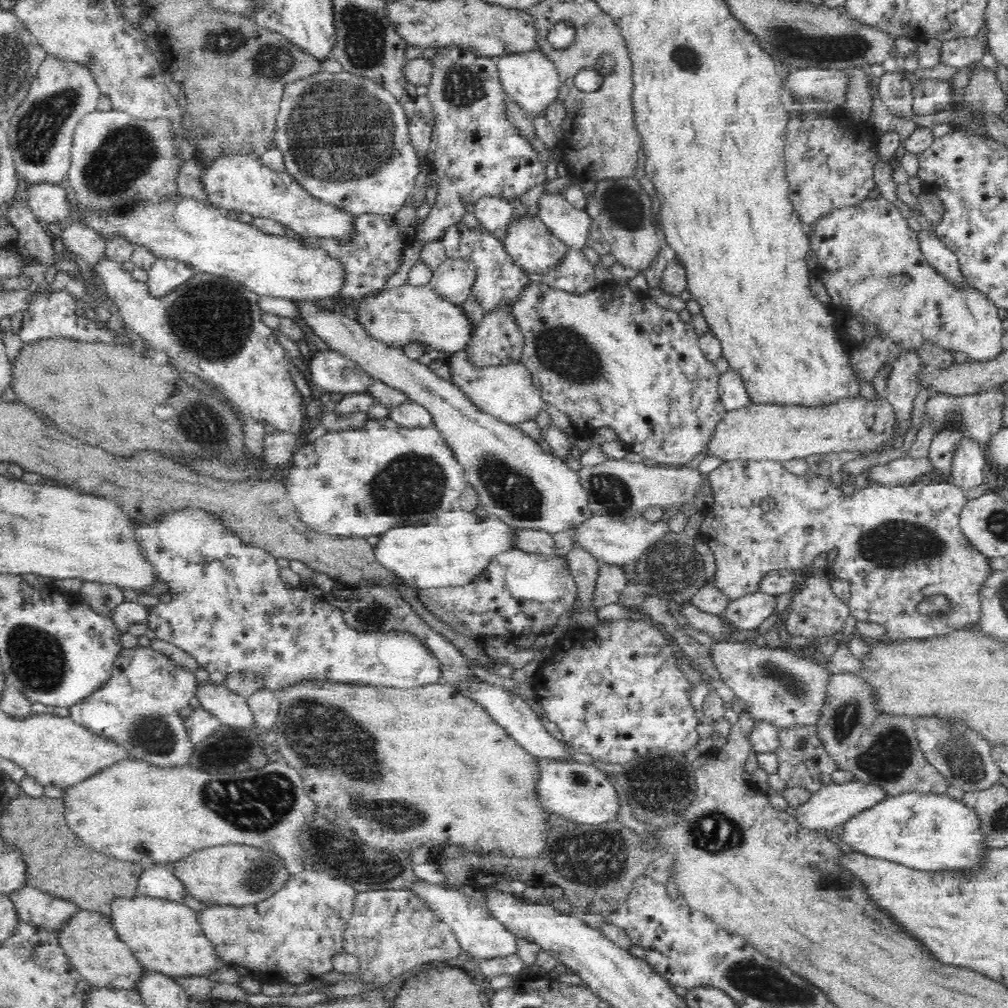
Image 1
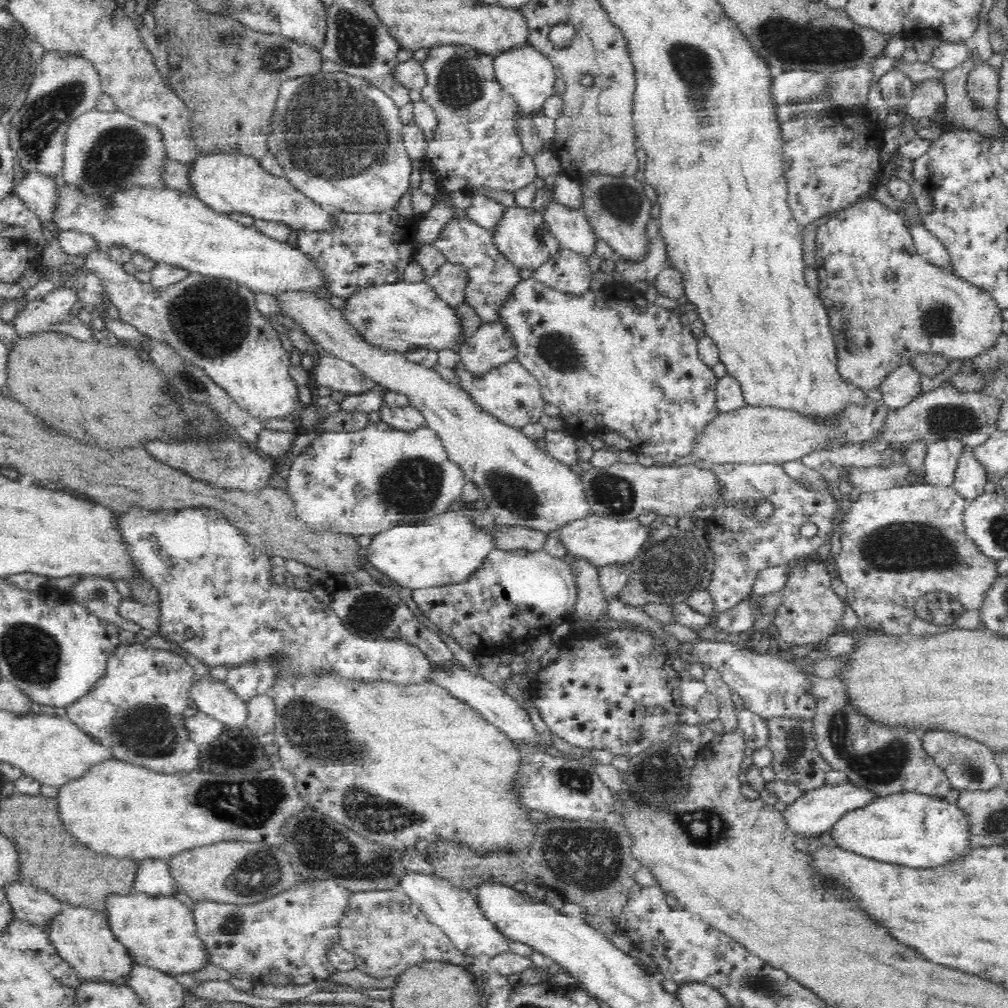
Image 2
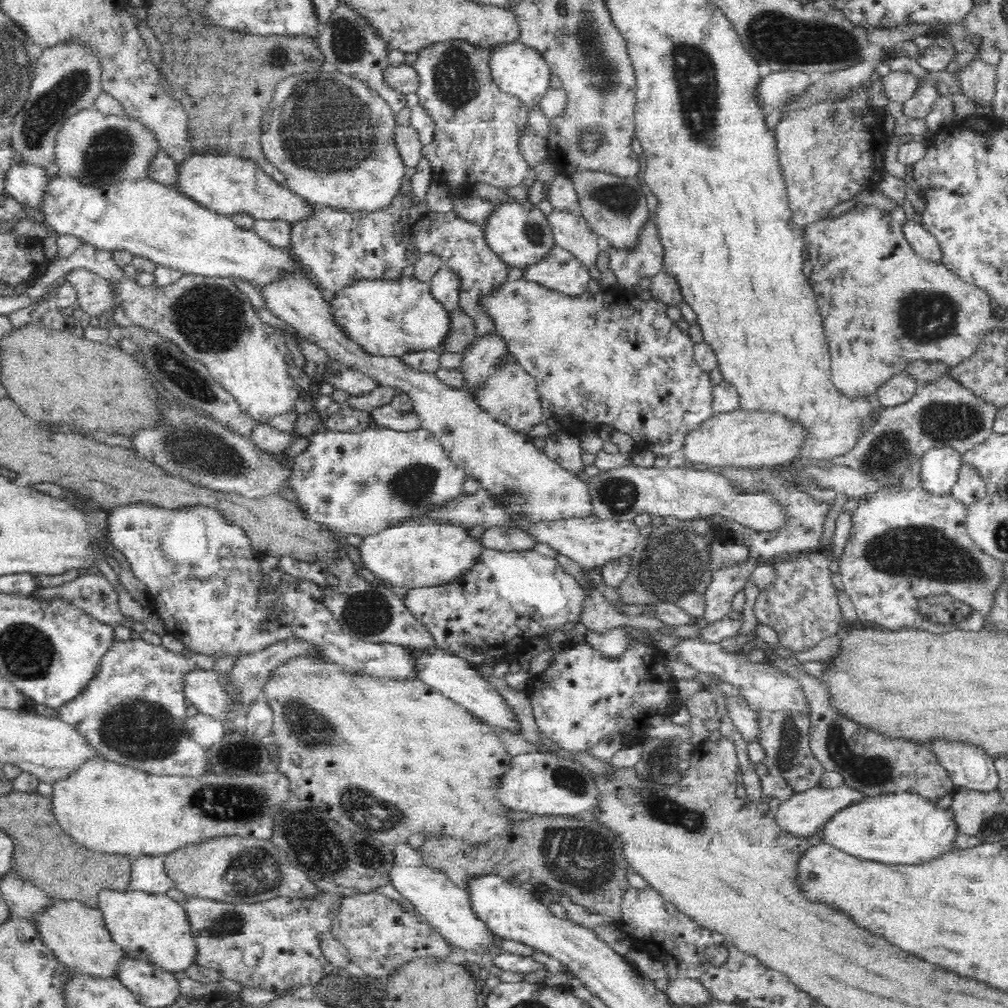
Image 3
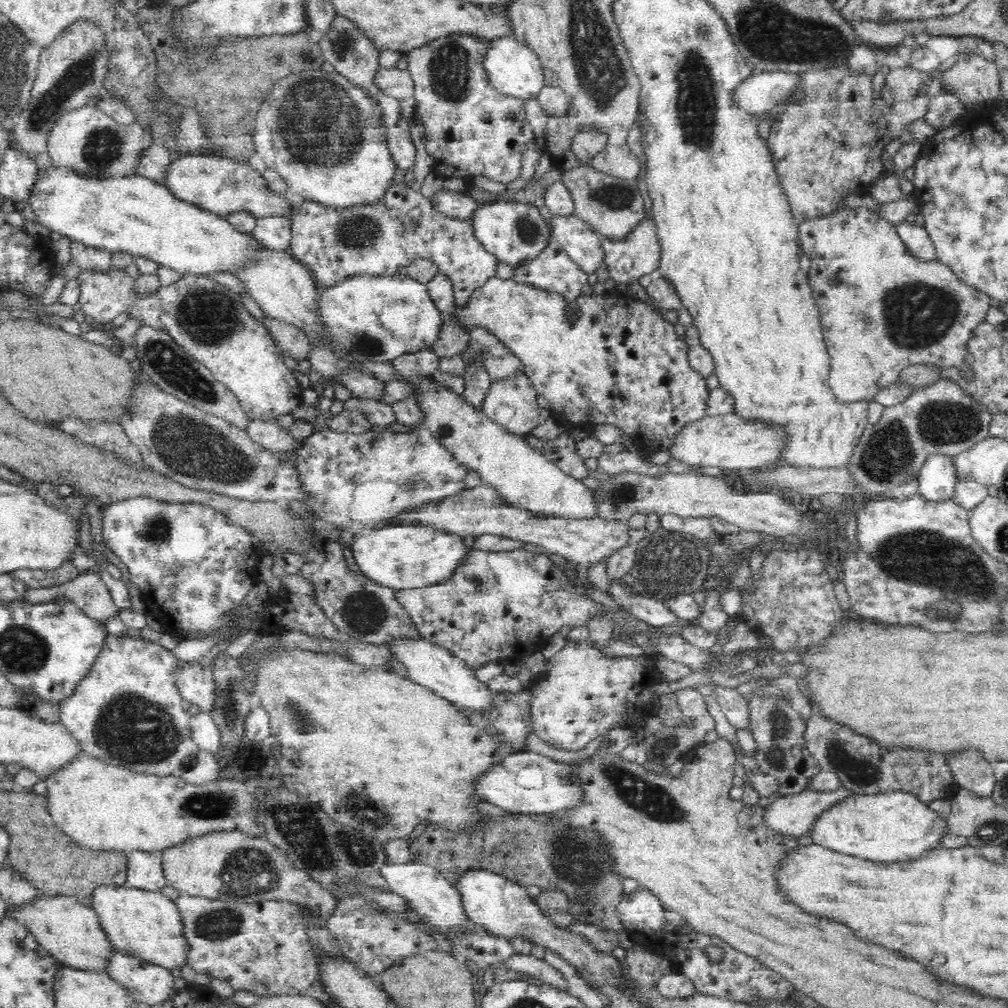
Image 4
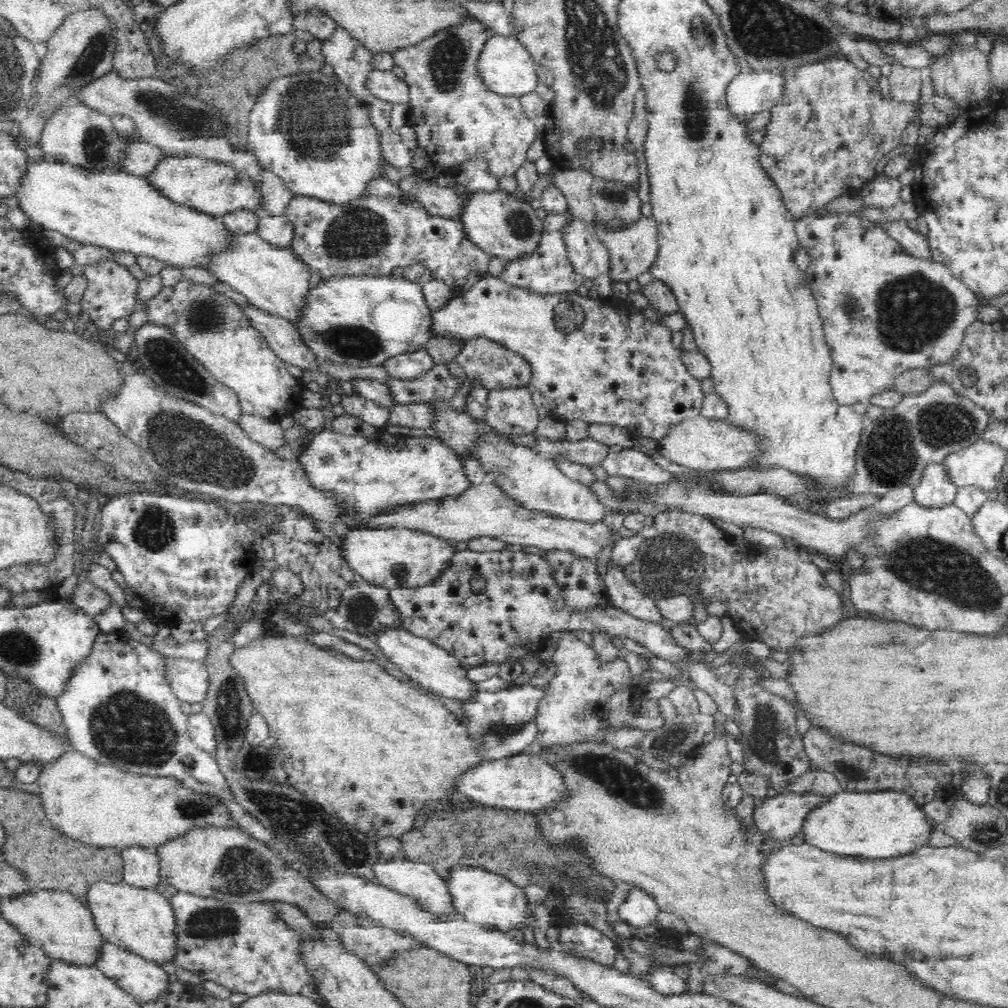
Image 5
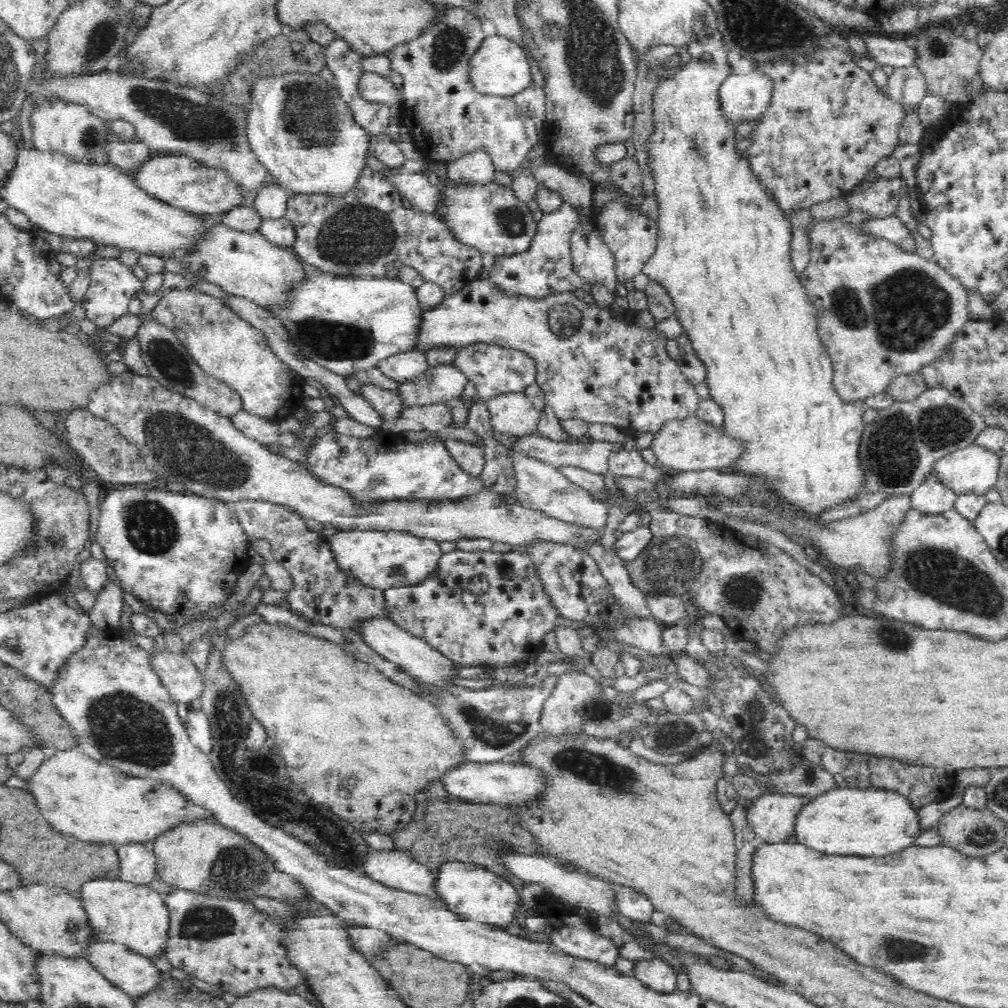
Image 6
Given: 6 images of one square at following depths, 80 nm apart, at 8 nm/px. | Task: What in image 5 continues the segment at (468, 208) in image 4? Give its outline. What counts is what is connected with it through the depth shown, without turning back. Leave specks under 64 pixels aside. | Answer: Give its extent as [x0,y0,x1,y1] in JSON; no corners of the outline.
[413,180,468,219]

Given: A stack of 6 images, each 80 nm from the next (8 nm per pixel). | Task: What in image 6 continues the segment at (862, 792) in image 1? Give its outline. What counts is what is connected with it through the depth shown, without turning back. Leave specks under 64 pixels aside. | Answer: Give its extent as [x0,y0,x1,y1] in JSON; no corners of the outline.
[748,792,814,844]

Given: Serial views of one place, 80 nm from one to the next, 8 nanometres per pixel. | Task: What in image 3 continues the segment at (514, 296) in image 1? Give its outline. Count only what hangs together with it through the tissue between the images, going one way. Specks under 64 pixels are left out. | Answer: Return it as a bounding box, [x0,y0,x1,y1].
[291,191,510,337]

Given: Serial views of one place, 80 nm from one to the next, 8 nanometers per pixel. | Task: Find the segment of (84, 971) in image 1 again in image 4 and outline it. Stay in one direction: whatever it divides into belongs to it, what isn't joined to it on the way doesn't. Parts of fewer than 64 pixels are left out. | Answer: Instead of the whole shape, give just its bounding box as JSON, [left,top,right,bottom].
[8,896,117,973]

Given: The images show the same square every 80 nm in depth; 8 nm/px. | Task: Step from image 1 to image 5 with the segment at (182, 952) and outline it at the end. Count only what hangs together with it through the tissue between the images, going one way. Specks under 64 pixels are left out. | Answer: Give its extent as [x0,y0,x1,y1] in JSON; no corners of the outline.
[87,882,180,965]

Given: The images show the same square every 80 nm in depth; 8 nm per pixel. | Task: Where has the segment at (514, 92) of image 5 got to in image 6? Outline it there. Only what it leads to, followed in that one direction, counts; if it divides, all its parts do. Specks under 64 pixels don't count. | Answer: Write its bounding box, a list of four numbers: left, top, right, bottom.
[470,35,532,97]

